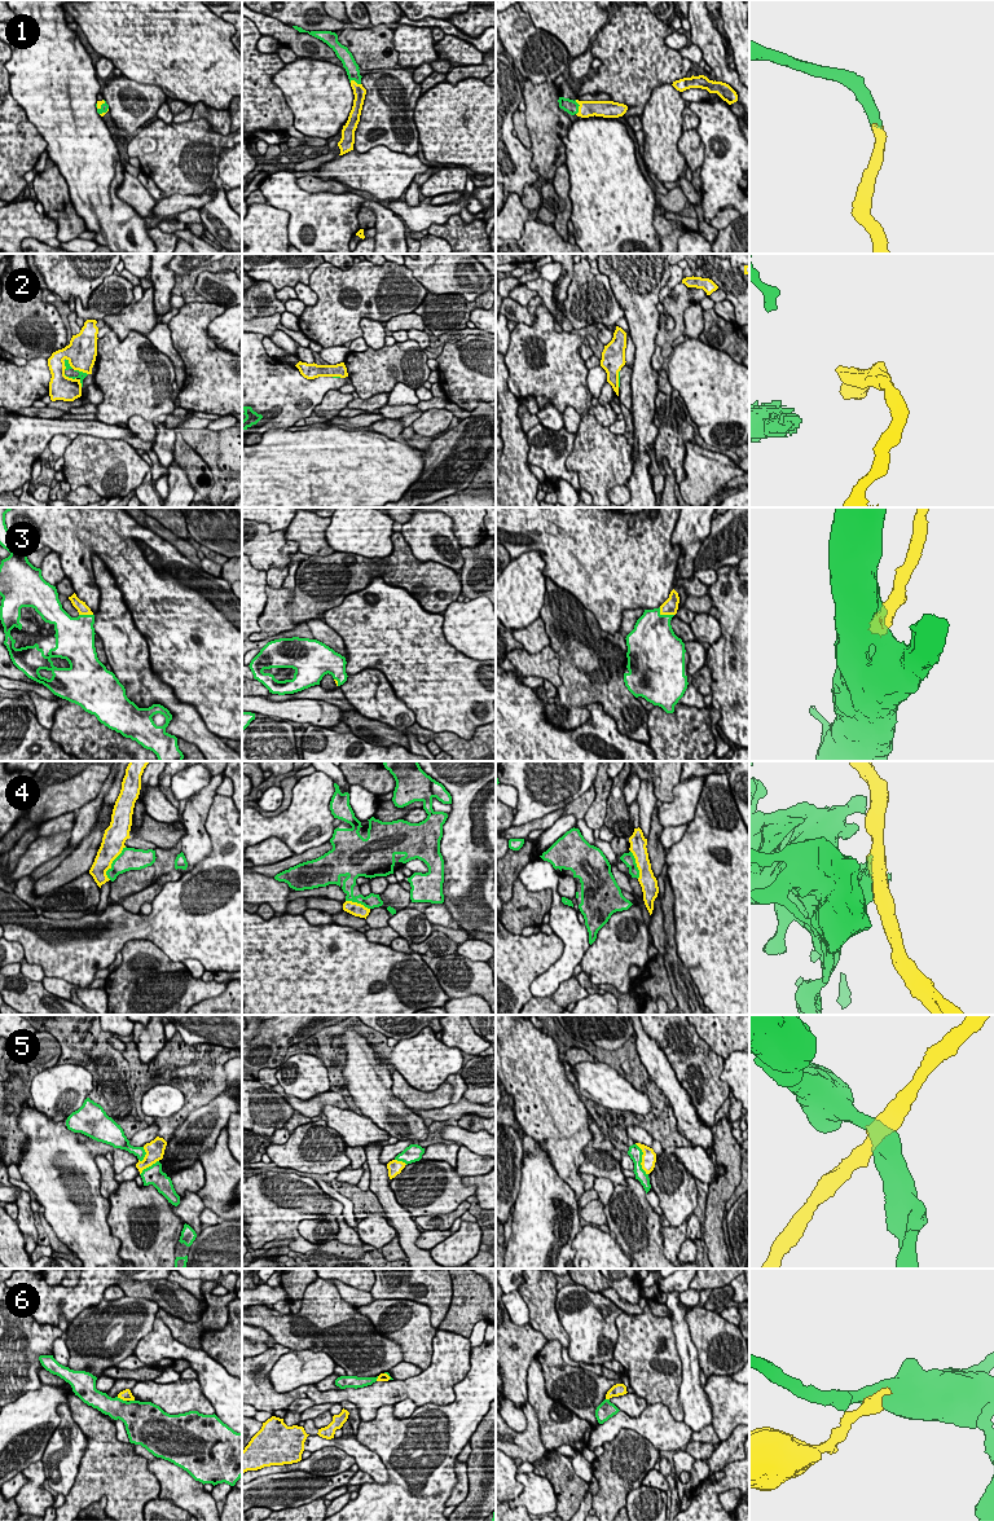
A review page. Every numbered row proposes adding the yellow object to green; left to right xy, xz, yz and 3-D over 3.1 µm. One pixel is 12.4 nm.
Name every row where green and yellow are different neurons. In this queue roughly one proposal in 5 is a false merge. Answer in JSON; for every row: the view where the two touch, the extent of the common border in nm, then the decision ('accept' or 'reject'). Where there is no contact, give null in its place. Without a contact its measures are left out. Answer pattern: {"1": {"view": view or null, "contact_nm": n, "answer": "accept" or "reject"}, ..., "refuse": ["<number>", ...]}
{"1": {"view": "yz", "contact_nm": 190, "answer": "accept"}, "2": {"view": "xy", "contact_nm": 340, "answer": "reject"}, "3": {"view": "yz", "contact_nm": 220, "answer": "accept"}, "4": {"view": "xy", "contact_nm": 460, "answer": "reject"}, "5": {"view": "yz", "contact_nm": 420, "answer": "reject"}, "6": {"view": "xy", "contact_nm": 140, "answer": "reject"}, "refuse": ["2", "4", "5", "6"]}

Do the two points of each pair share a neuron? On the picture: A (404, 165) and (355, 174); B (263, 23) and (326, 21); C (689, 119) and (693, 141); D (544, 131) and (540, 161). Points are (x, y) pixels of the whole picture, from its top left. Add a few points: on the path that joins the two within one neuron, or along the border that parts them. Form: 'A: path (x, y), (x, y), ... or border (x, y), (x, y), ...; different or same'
A: path (392, 171), (366, 171); same
B: border (260, 13), (272, 16), (291, 26); different
C: border (695, 127), (684, 131); different
D: path (544, 139), (544, 153); same

